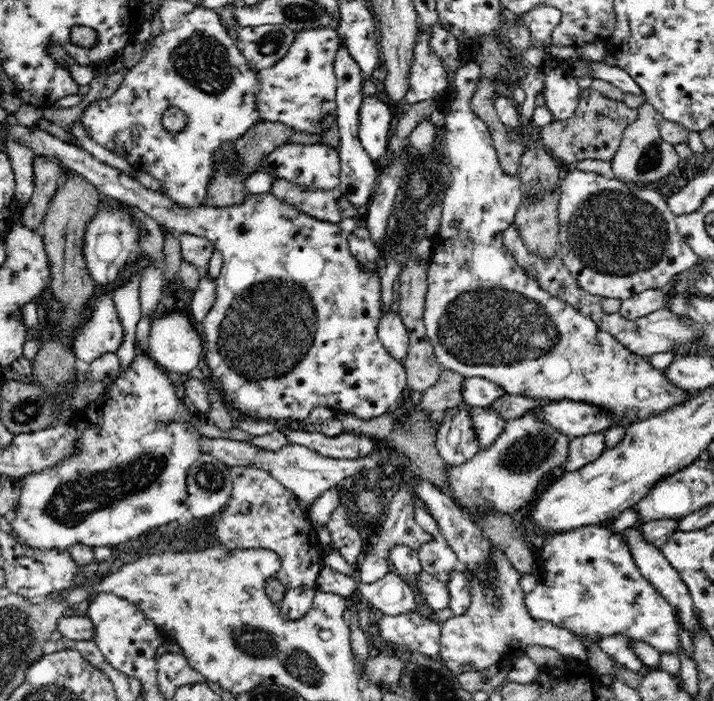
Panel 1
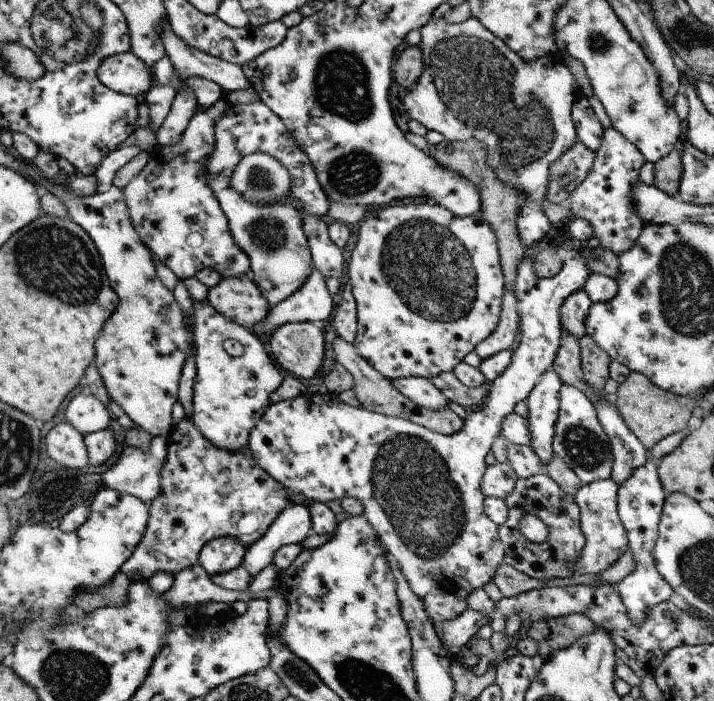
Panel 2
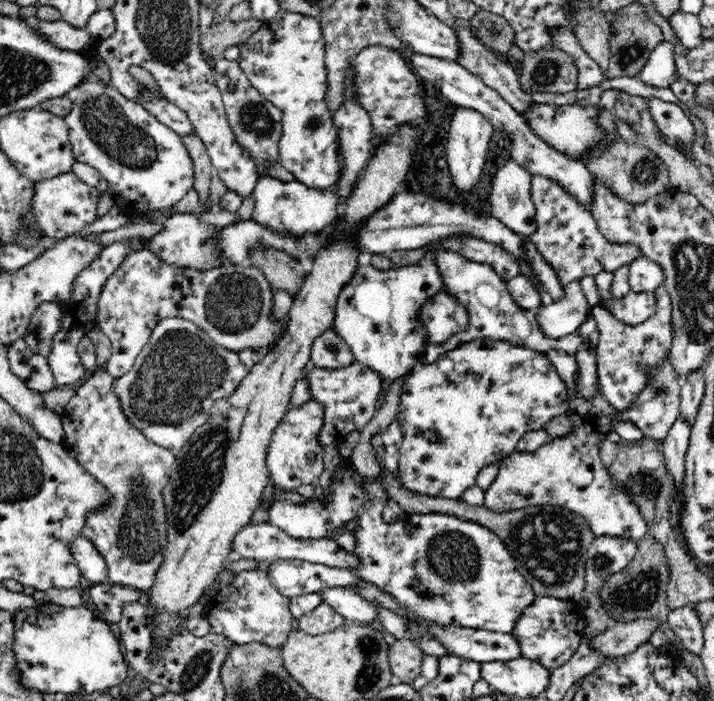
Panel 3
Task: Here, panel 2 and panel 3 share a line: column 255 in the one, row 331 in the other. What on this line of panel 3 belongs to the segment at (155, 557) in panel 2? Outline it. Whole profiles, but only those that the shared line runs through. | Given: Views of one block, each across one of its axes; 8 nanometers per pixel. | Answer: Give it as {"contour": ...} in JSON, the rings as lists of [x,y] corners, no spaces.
{"contour":[[[434,250],[437,266],[440,267],[441,278],[443,278],[446,292],[450,297],[456,299],[464,310],[468,311],[468,326],[460,331],[460,334],[452,335],[444,344],[430,344],[424,349],[420,357],[420,364],[436,363],[440,354],[448,350],[456,350],[464,343],[476,341],[480,338],[490,338],[492,341],[505,341],[516,347],[531,348],[541,354],[547,354],[548,350],[563,350],[575,356],[575,352],[586,342],[587,338],[573,333],[564,338],[547,338],[541,330],[539,320],[536,318],[538,310],[521,308],[510,295],[508,284],[488,264],[471,262],[460,257],[451,250]]]}

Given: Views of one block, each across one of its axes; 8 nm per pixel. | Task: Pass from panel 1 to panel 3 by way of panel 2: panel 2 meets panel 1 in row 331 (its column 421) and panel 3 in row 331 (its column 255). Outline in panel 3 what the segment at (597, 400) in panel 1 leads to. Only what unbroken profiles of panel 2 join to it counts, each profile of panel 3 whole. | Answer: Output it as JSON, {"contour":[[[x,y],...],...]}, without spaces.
{"contour":[[[448,292],[432,298],[432,302],[426,302],[421,309],[420,318],[424,318],[428,346],[444,344],[452,335],[460,334],[468,326],[467,313]]]}

